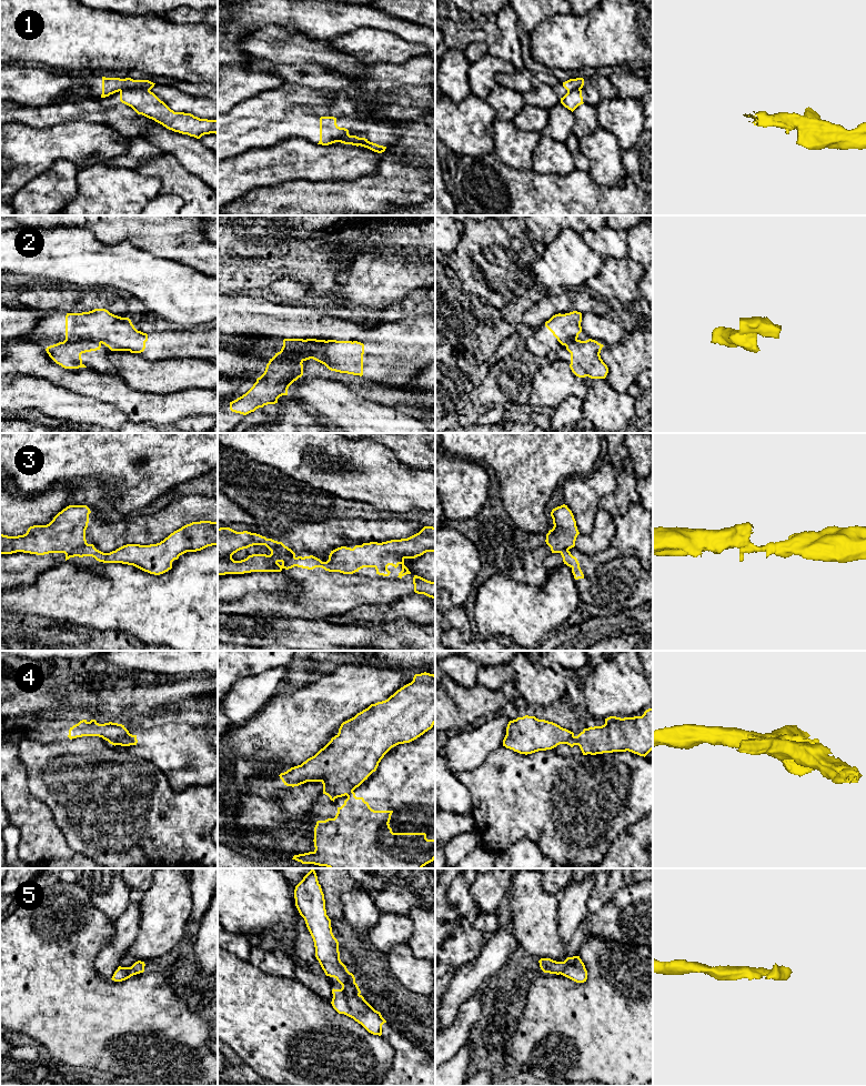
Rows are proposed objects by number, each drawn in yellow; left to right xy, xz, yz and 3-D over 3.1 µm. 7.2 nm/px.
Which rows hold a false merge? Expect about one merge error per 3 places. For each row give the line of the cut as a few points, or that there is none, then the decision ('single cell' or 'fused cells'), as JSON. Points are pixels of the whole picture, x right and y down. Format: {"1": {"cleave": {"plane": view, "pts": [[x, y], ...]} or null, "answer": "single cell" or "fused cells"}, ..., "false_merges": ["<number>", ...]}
{"1": {"cleave": {"plane": "xy", "pts": [[149, 89], [122, 89], [120, 91]]}, "answer": "fused cells"}, "2": {"cleave": {"plane": "xy", "pts": [[100, 342], [68, 341], [59, 343]]}, "answer": "fused cells"}, "3": {"cleave": {"plane": "xy", "pts": [[87, 543], [66, 554]]}, "answer": "fused cells"}, "4": {"cleave": {"plane": "yz", "pts": [[575, 736], [577, 744]]}, "answer": "fused cells"}, "5": {"cleave": null, "answer": "single cell"}, "false_merges": ["1", "2", "3", "4"]}

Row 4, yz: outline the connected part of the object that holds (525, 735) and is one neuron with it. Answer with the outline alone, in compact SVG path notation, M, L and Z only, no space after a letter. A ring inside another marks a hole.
M528 715L510 721L503 740L503 746L525 755L552 750L560 744L573 747L577 745L577 738L573 732L553 722Z

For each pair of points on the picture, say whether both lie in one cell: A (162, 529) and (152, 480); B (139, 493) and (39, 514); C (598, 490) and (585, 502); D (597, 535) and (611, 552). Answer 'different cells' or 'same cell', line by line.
A: different cells
B: different cells
C: same cell
D: different cells

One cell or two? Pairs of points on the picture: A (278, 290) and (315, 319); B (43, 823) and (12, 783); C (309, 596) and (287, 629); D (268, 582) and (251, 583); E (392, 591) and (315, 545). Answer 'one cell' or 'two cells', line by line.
A: two cells
B: one cell
C: two cells
D: one cell
E: two cells

